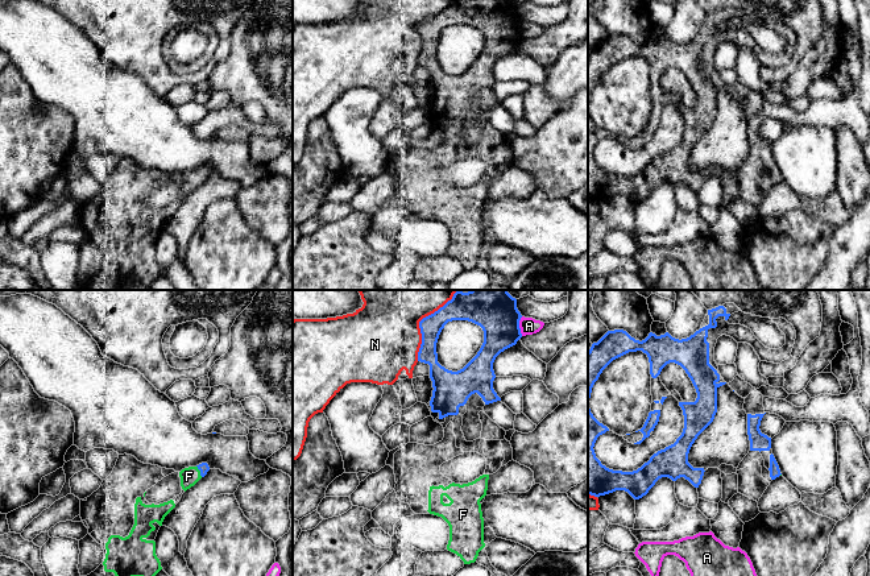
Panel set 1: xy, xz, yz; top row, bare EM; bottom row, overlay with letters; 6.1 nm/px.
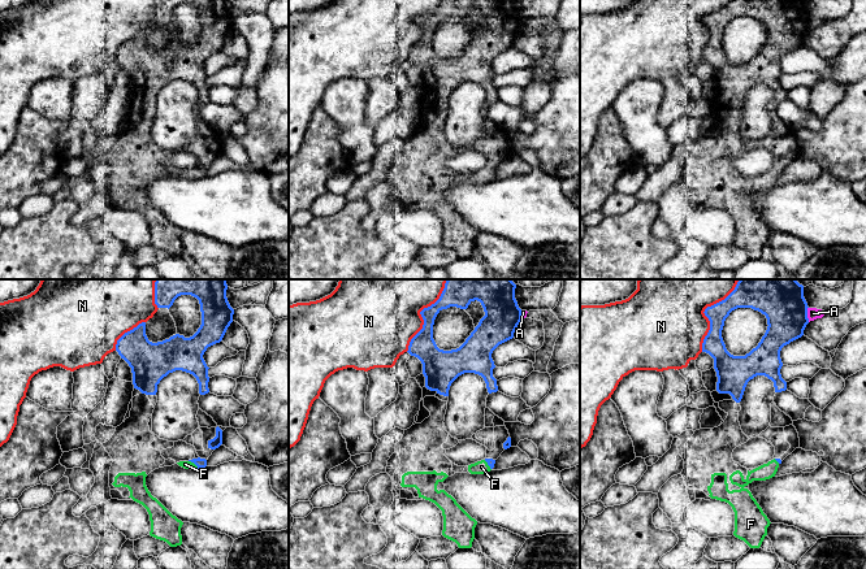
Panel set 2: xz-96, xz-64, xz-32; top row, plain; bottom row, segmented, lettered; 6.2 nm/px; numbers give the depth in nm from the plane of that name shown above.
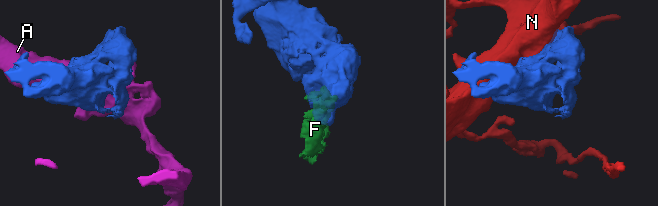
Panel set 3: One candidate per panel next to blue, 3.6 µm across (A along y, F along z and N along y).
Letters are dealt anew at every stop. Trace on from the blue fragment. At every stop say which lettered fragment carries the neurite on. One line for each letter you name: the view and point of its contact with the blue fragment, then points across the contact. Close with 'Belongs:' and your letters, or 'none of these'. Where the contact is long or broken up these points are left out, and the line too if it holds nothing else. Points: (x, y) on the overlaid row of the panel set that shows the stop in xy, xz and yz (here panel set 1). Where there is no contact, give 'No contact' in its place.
F: Touches blue at xy (199, 469). Path across: xy (203, 467), (199, 469), (189, 476)
Belongs: F

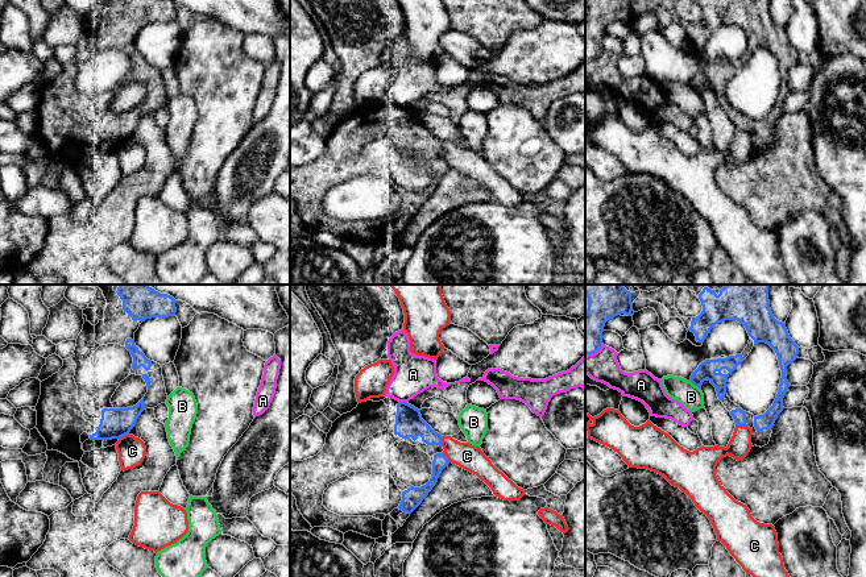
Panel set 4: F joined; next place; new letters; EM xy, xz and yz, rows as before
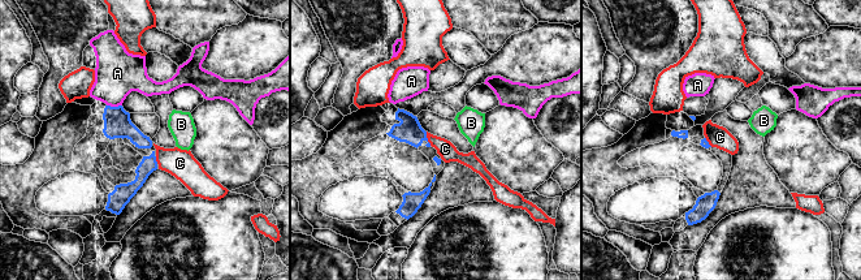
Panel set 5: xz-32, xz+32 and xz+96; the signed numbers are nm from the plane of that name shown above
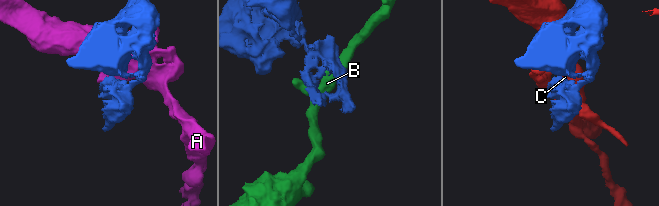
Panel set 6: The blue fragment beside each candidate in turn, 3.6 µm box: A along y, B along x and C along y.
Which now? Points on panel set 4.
Belongs: none of these

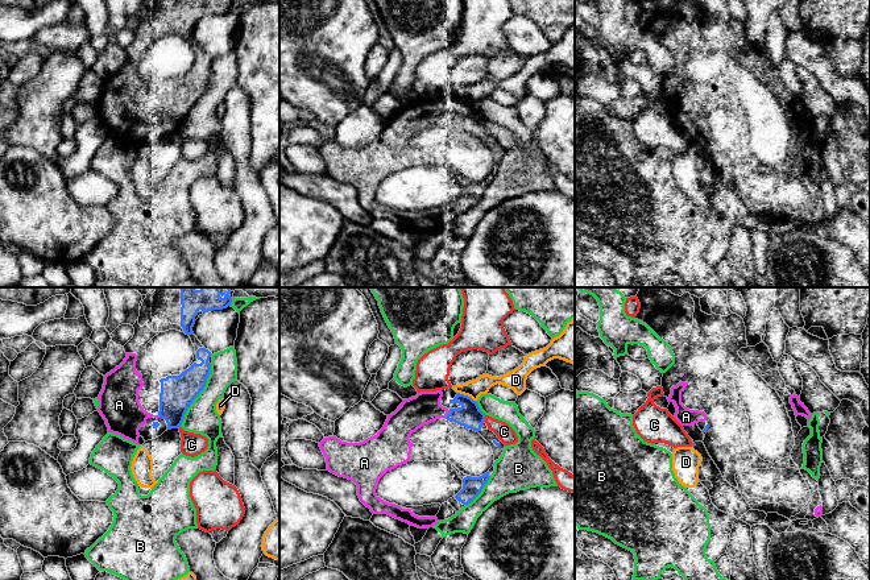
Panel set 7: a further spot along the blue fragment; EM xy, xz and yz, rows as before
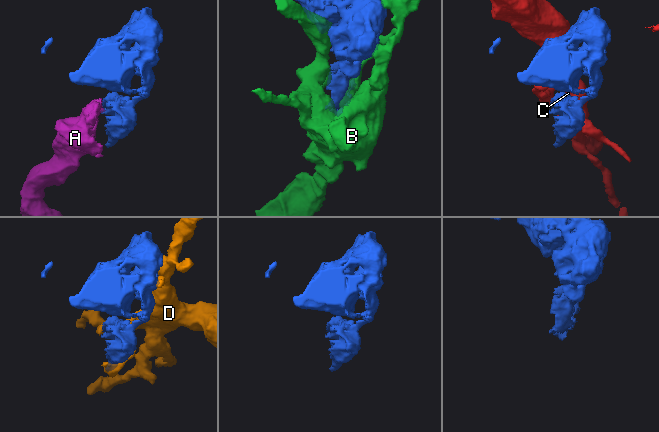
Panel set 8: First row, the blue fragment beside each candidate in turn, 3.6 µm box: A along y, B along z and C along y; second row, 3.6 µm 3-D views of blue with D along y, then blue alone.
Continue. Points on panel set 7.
A: Touches blue at xz (448, 414)
Belongs: A

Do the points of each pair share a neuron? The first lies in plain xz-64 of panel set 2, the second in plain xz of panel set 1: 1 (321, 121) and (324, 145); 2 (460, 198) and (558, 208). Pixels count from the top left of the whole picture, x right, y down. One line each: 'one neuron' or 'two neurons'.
1: one neuron
2: one neuron

